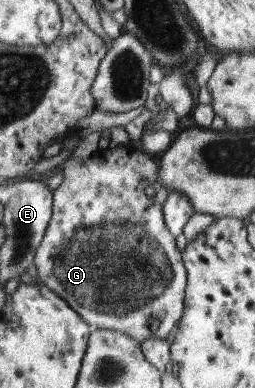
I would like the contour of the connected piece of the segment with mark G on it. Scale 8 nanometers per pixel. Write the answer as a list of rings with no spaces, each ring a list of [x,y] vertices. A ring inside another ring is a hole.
[[[132,145],[122,146],[113,150],[110,147],[107,149],[98,148],[89,158],[81,161],[74,159],[73,155],[71,155],[57,170],[60,170],[61,173],[64,172],[63,181],[58,189],[52,191],[54,196],[53,219],[49,221],[49,227],[37,248],[36,259],[34,260],[41,283],[44,283],[54,293],[69,302],[69,305],[81,314],[91,329],[119,330],[130,334],[130,337],[136,338],[139,342],[150,338],[166,339],[183,314],[187,271],[184,267],[181,253],[177,248],[175,237],[170,235],[169,229],[165,224],[163,207],[160,204],[154,204],[152,198],[146,195],[146,188],[150,185],[156,185],[158,180],[158,167],[154,163],[153,157],[144,152],[138,152]],[[151,317],[155,317],[159,323],[156,330],[153,330],[149,324]]]

